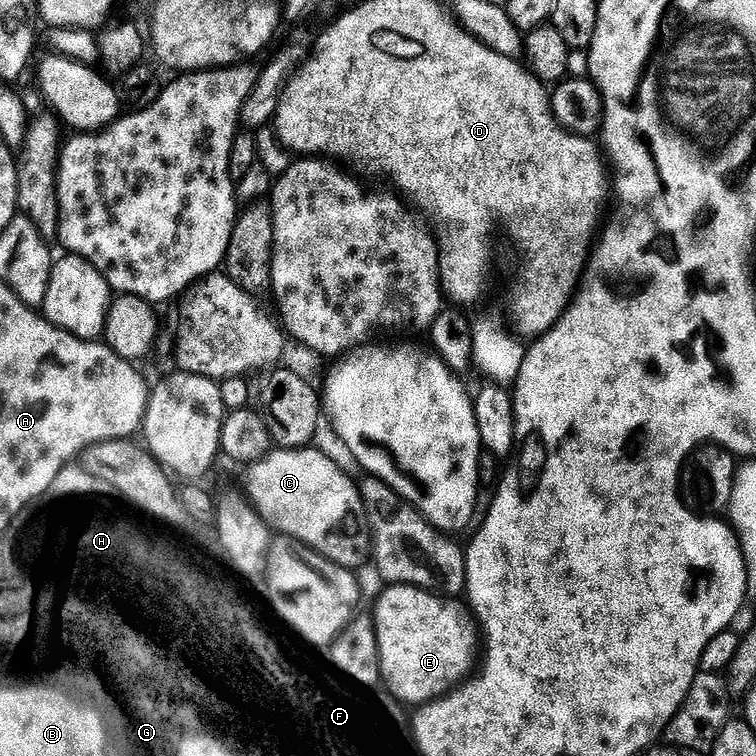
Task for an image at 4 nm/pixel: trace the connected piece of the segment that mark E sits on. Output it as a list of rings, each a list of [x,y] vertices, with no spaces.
[[[394,584],[383,590],[385,592],[381,596],[375,597],[374,617],[381,674],[392,696],[397,701],[405,700],[408,704],[423,706],[453,691],[473,671],[472,663],[478,660],[478,624],[471,611],[463,603],[460,605],[459,599],[445,598],[424,588],[411,588],[409,584]]]

